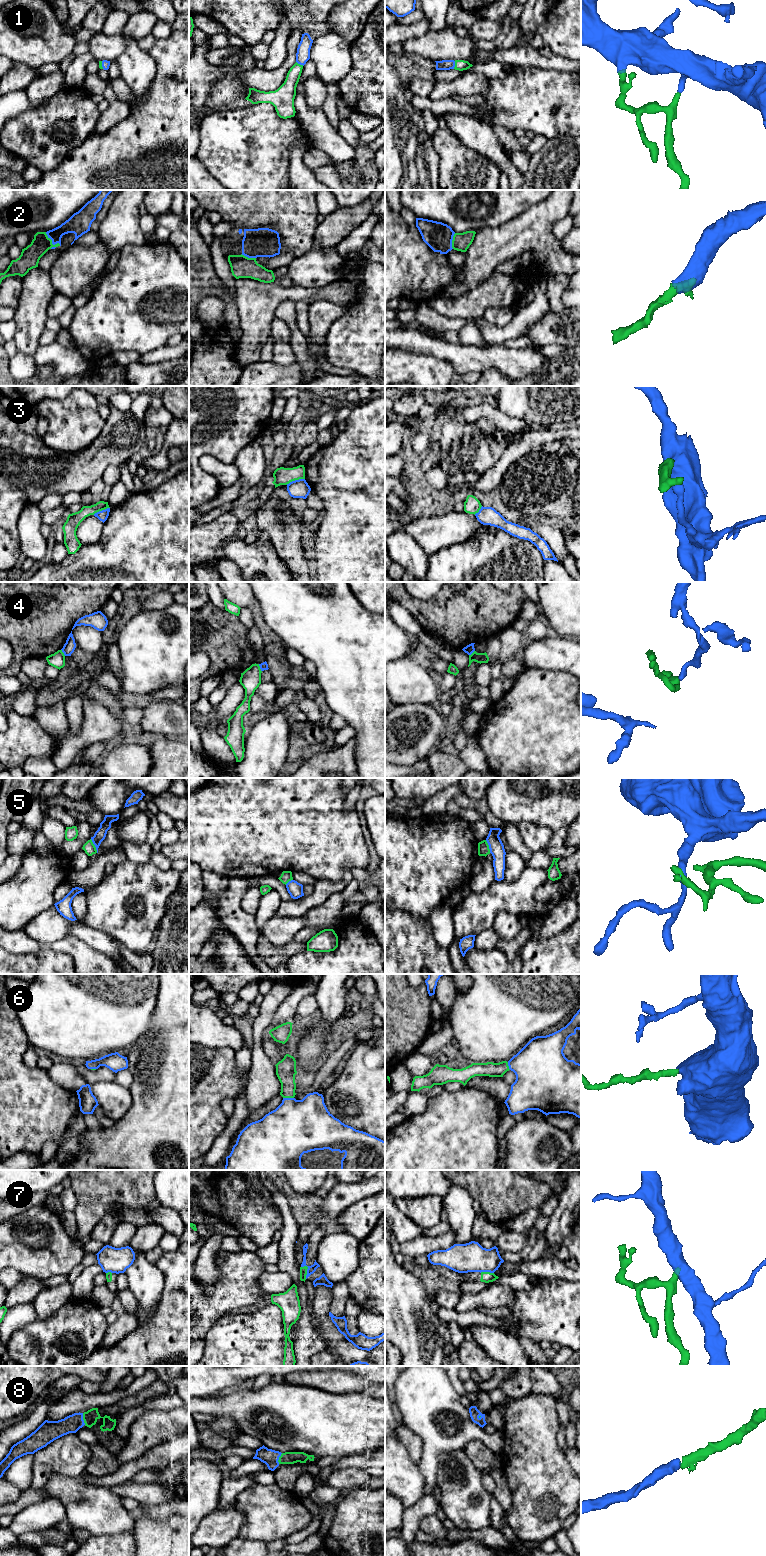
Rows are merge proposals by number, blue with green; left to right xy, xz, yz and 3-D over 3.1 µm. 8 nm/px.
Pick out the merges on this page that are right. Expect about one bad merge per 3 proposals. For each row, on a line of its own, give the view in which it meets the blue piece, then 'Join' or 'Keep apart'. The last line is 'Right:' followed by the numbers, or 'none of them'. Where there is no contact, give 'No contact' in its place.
1: Touches blue in yz. Join
2: Touches blue in xy. Join
3: Touches blue in xz. Keep apart
4: Touches blue in xz. Keep apart
5: Touches blue in xy. Keep apart
6: Touches blue in xz. Join
7: Touches blue in xz. Keep apart
8: Touches blue in xy. Join
Right: 1, 2, 6, 8

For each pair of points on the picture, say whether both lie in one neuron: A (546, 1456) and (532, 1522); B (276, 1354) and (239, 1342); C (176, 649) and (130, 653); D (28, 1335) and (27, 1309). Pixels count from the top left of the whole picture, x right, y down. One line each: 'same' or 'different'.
A: same
B: same
C: same
D: different

